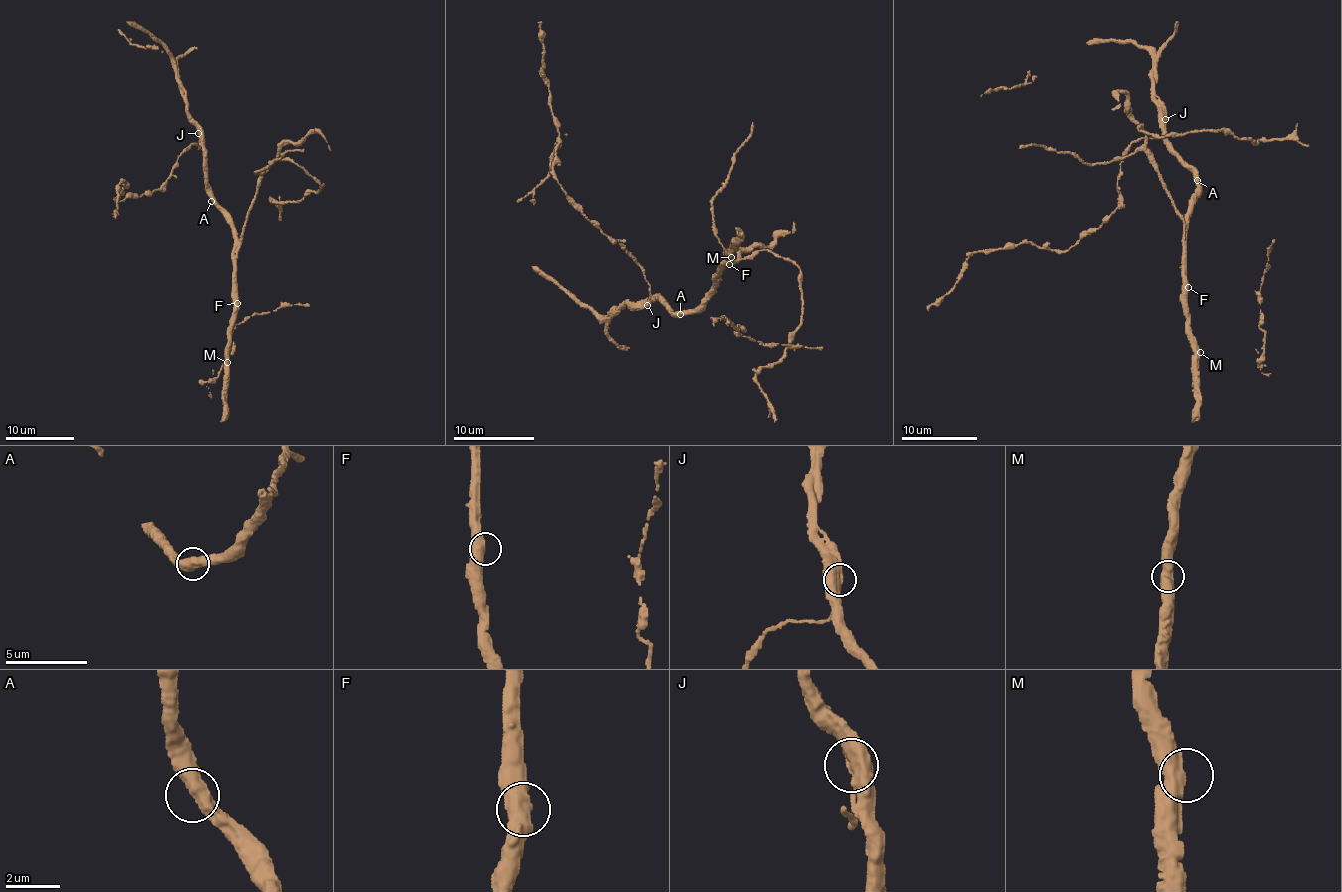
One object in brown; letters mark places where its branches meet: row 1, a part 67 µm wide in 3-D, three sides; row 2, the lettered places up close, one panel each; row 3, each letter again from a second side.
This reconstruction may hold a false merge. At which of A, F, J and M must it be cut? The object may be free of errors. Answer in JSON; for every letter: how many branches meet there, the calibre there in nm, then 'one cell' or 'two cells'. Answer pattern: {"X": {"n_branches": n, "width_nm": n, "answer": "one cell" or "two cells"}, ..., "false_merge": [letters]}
{"A": {"n_branches": 2, "width_nm": 460, "answer": "one cell"}, "F": {"n_branches": 2, "width_nm": 460, "answer": "one cell"}, "J": {"n_branches": 2, "width_nm": 480, "answer": "one cell"}, "M": {"n_branches": 2, "width_nm": 440, "answer": "one cell"}, "false_merge": []}

